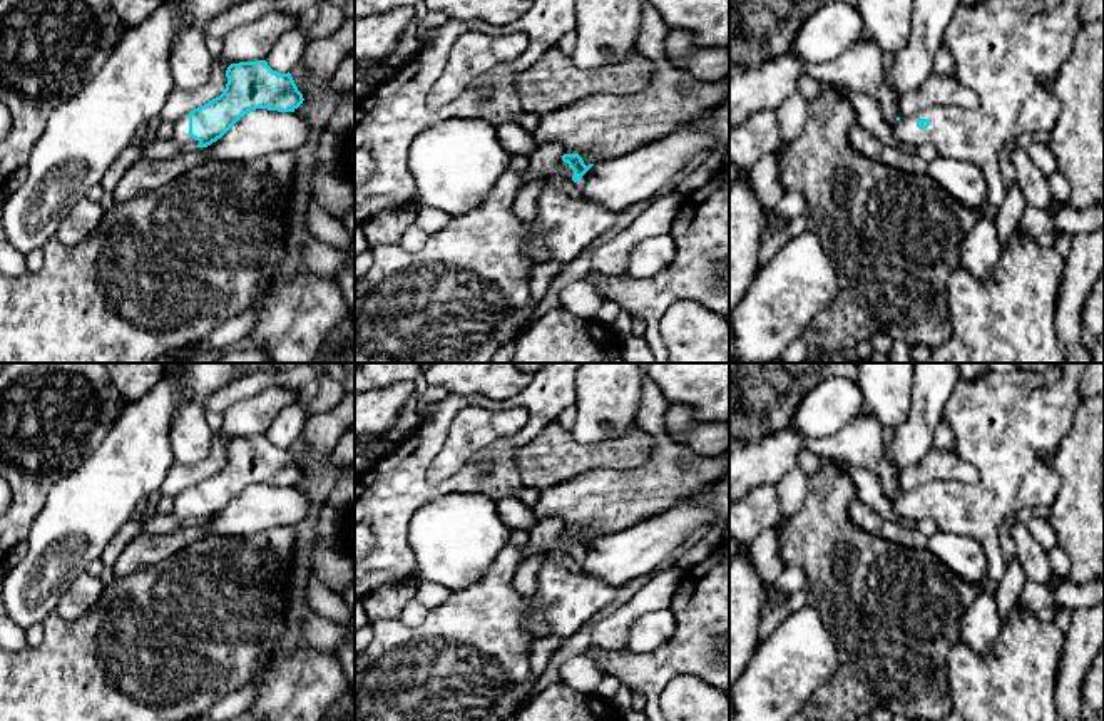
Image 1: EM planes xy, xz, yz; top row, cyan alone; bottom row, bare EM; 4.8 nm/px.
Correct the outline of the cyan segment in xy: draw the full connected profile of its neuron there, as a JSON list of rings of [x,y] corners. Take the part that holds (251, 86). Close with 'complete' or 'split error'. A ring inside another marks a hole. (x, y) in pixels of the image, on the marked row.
[[[266,60],[231,64],[222,94],[172,124],[172,139],[187,147],[207,147],[221,139],[241,117],[256,109],[294,112],[303,104],[291,74],[273,70]]] | split error

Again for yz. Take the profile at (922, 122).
[[[980,0],[958,5],[947,27],[943,45],[955,60],[957,80],[979,99],[974,109],[928,107],[915,115],[898,115],[890,125],[905,144],[932,144],[938,156],[977,166],[985,179],[985,207],[994,211],[1007,196],[999,152],[1020,134],[1049,134],[1057,124],[1061,102],[1045,80],[1054,82],[1074,49],[1082,23],[1082,0]]] | split error

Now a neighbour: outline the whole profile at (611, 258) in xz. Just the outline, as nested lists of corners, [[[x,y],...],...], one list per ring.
[[[671,191],[652,202],[629,228],[597,248],[589,248],[592,266],[599,274],[626,276],[632,248],[644,238],[669,234],[684,196]]]

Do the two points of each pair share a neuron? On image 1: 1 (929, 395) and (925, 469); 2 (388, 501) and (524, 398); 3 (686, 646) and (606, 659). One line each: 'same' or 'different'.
1: different
2: same
3: same

